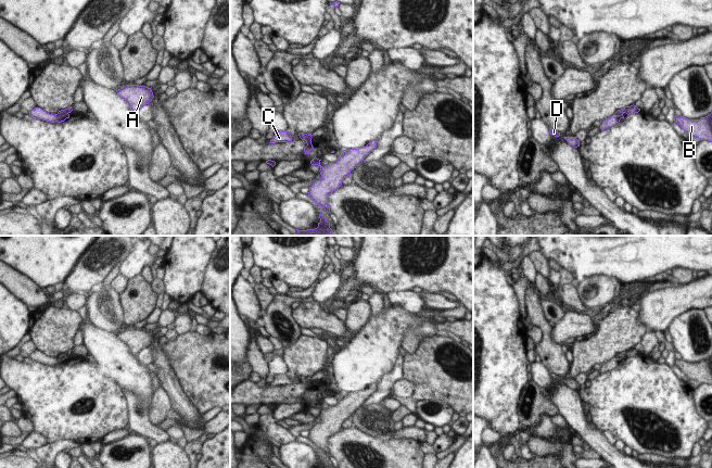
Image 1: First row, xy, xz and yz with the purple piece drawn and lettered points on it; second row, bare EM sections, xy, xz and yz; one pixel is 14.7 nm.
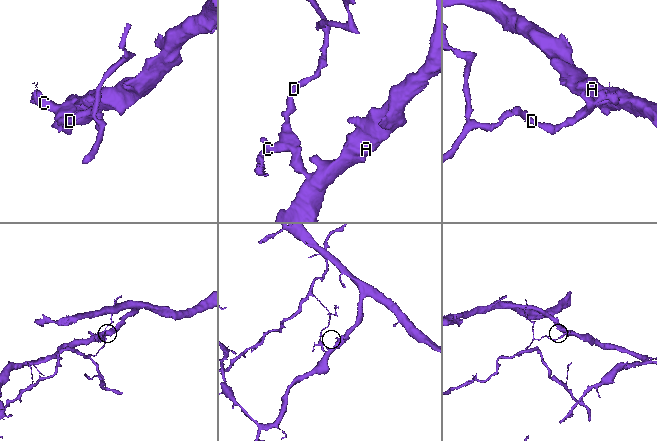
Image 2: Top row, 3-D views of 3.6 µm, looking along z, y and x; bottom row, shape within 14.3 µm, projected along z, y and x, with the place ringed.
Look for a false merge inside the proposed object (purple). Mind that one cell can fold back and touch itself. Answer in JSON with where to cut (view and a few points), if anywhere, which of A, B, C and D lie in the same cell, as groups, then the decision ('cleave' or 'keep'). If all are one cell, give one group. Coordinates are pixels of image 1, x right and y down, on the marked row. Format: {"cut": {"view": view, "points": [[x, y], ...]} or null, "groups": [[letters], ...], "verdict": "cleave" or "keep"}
{"cut": {"view": "yz", "points": [[615, 112], [622, 114]]}, "groups": [["A", "B"], ["C", "D"]], "verdict": "cleave"}

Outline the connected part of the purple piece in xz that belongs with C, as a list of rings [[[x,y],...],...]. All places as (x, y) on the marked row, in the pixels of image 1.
[[[275,131],[275,136],[269,143],[288,142],[288,141],[292,141],[292,137],[288,131]]]

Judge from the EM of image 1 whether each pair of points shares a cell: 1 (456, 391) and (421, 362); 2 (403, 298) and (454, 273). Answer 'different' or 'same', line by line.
1: same
2: different

